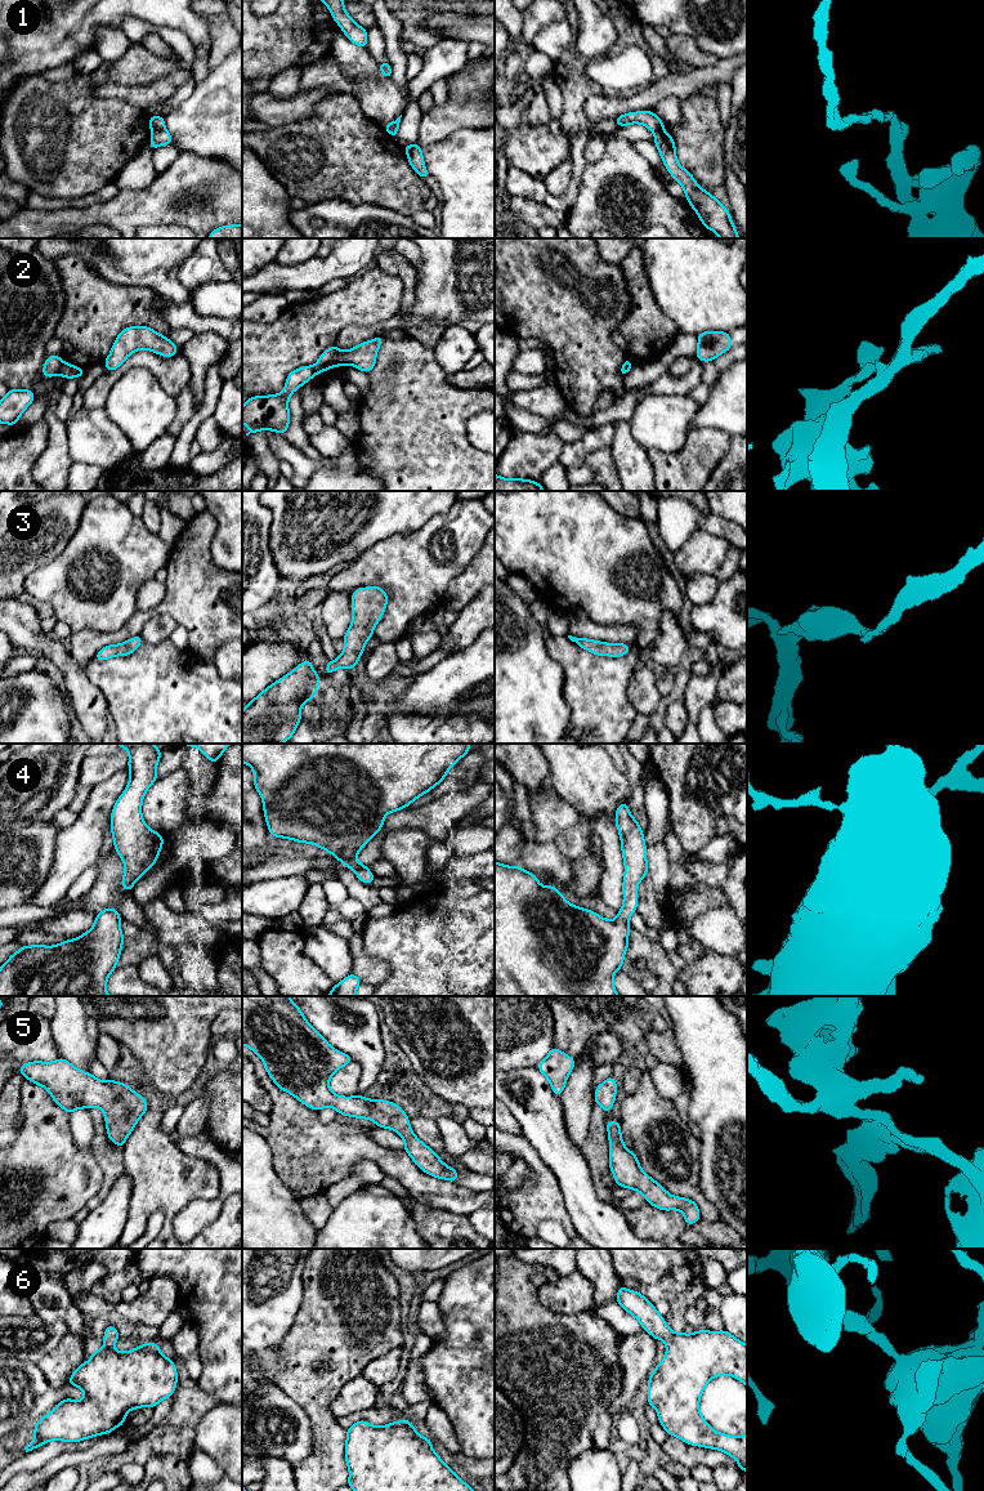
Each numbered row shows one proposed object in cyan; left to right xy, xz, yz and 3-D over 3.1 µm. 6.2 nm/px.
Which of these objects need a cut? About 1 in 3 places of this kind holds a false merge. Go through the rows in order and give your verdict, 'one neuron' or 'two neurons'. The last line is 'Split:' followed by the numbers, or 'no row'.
1: two neurons
2: two neurons
3: one neuron
4: one neuron
5: one neuron
6: one neuron
Split: 1, 2

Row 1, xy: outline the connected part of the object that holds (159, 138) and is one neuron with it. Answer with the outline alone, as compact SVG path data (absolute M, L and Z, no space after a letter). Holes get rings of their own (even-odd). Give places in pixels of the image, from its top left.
M162 129L160 131L153 131L151 138L151 151L153 151L160 146L171 144L171 143L173 143L173 137L166 129Z

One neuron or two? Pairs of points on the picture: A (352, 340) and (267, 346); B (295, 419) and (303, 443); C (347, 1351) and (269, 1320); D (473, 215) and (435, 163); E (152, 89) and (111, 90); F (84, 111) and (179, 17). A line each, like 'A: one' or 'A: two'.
A: two
B: one
C: two
D: one
E: one
F: two

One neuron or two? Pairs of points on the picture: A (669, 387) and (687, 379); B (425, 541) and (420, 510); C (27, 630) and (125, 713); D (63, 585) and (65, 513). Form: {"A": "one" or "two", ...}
{"A": "one", "B": "two", "C": "two", "D": "two"}

